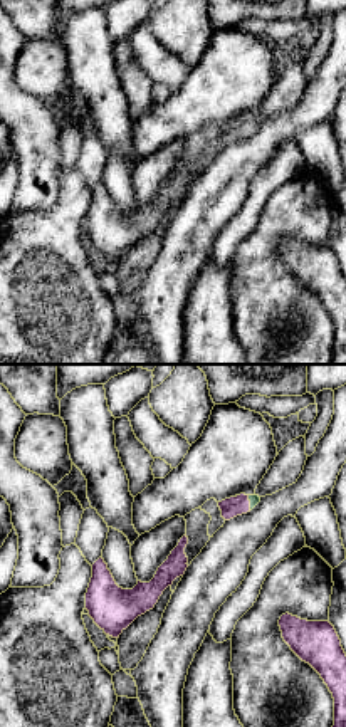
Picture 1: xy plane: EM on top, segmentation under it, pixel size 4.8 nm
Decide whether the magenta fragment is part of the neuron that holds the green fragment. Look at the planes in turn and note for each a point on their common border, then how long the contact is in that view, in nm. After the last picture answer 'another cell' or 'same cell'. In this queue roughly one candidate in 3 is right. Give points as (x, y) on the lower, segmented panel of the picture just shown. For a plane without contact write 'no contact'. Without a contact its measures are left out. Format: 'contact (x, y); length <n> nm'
contact (251, 502); length 70 nm

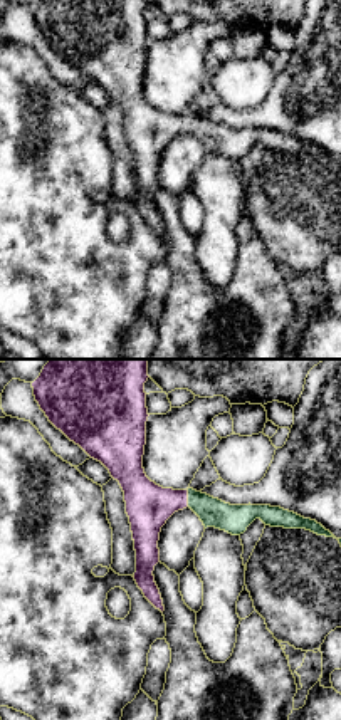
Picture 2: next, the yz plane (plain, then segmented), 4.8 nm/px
contact (188, 499); length 80 nm

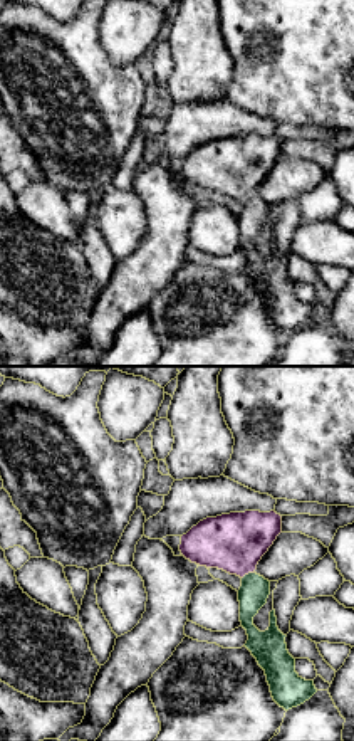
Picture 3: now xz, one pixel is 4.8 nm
contact (249, 573); length 70 nm

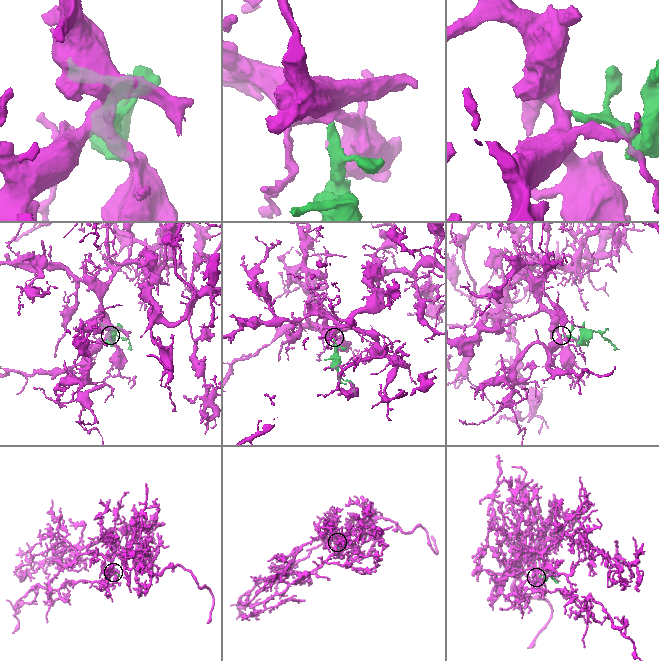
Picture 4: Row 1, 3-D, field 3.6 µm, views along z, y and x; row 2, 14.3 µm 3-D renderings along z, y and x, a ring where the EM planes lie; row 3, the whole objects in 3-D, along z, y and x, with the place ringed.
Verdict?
same cell

